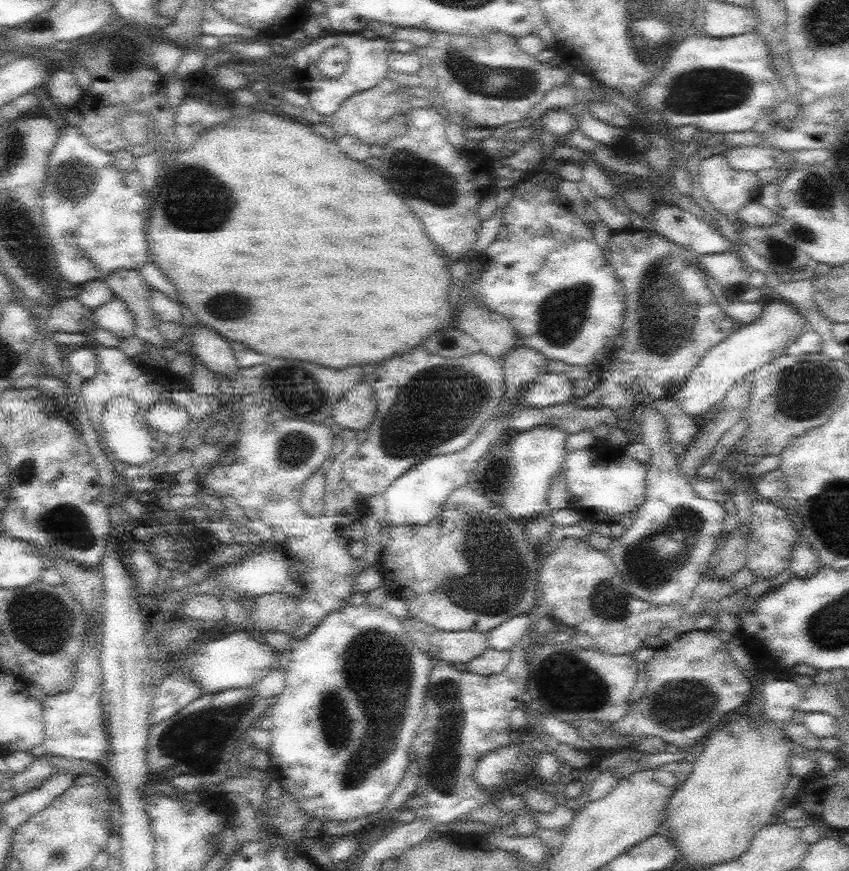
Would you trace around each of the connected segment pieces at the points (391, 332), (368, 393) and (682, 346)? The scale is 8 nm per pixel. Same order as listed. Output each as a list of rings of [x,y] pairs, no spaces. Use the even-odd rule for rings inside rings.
[[[259,112],[255,118],[231,118],[227,124],[223,126],[215,126],[207,132],[203,132],[199,136],[199,140],[195,142],[195,146],[187,152],[177,152],[173,160],[179,160],[179,162],[173,162],[167,166],[167,176],[171,178],[163,178],[161,184],[157,180],[155,188],[151,190],[151,196],[155,198],[155,204],[151,208],[151,220],[149,220],[149,230],[147,230],[147,240],[149,240],[149,248],[151,248],[151,262],[155,266],[159,266],[175,284],[177,288],[177,298],[181,298],[187,308],[195,314],[195,318],[213,328],[213,332],[229,338],[229,340],[239,340],[243,342],[247,348],[255,350],[255,352],[261,352],[261,354],[269,354],[269,356],[275,356],[275,358],[297,358],[297,360],[309,360],[309,362],[315,362],[315,364],[325,364],[329,368],[347,368],[347,366],[363,366],[363,364],[381,364],[393,356],[399,356],[401,352],[407,352],[419,344],[425,344],[433,334],[437,332],[445,332],[447,328],[455,326],[455,320],[457,320],[457,314],[459,314],[459,308],[461,308],[461,302],[455,304],[455,306],[449,306],[449,290],[451,290],[451,274],[449,274],[449,266],[451,266],[451,260],[447,258],[447,254],[429,238],[427,230],[423,228],[421,220],[417,220],[417,216],[409,210],[409,206],[405,204],[405,200],[401,196],[397,196],[397,192],[391,190],[391,184],[389,180],[385,180],[381,176],[381,172],[375,172],[371,168],[367,168],[365,164],[361,164],[359,160],[353,160],[353,158],[347,158],[339,148],[337,148],[337,142],[331,138],[331,140],[325,140],[321,138],[319,134],[311,132],[309,126],[305,124],[299,124],[295,120],[289,120],[289,118],[283,118],[283,116],[277,116],[277,114],[267,114],[267,112]]]
[[[359,382],[355,388],[351,388],[333,408],[331,422],[335,426],[341,426],[343,430],[367,430],[369,422],[375,414],[375,394],[365,384]]]
[[[631,226],[625,230],[617,230],[609,238],[609,252],[607,260],[615,270],[615,276],[621,280],[621,286],[625,290],[625,342],[623,346],[617,346],[615,358],[609,364],[609,368],[603,372],[599,386],[593,390],[593,394],[587,394],[583,398],[583,406],[587,408],[599,408],[605,406],[613,410],[619,418],[633,416],[633,408],[637,406],[637,394],[641,390],[647,390],[649,398],[665,400],[667,396],[673,396],[683,380],[697,368],[701,358],[715,346],[721,344],[721,340],[729,338],[735,332],[733,318],[719,306],[719,300],[711,298],[707,286],[705,286],[705,274],[701,260],[697,260],[699,254],[693,250],[687,250],[685,246],[679,246],[675,242],[667,242],[657,234],[651,234],[647,230],[633,230]]]

